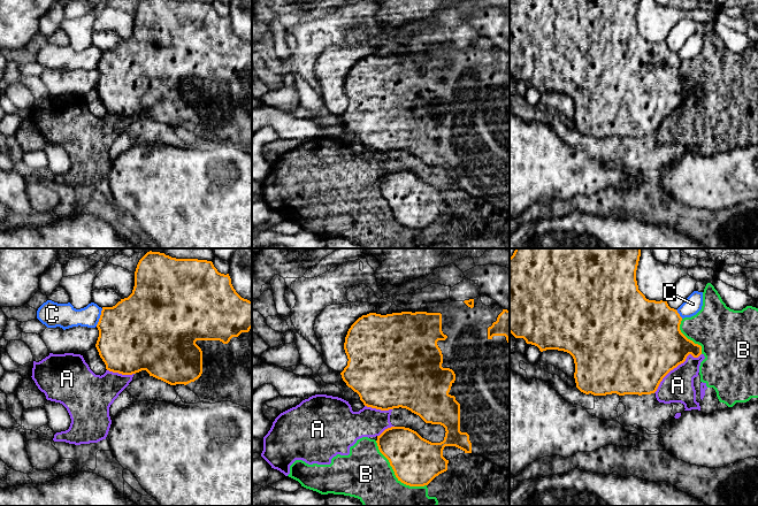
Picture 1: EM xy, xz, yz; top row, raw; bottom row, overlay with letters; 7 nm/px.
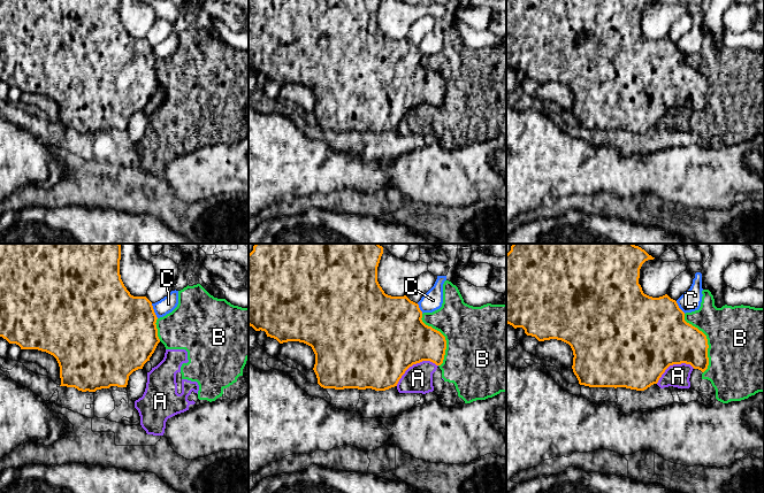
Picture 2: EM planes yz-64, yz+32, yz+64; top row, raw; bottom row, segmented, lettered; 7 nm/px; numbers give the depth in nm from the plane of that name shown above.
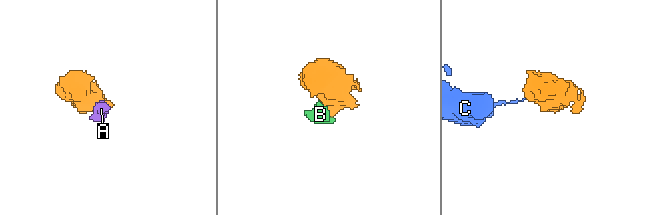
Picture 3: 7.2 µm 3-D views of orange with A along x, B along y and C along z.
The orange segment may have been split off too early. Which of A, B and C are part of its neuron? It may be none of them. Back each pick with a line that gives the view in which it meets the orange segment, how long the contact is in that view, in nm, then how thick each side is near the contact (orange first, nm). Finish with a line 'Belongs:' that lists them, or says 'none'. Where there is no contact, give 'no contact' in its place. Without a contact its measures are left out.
Belongs: none

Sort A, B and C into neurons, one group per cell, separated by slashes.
A B / C

